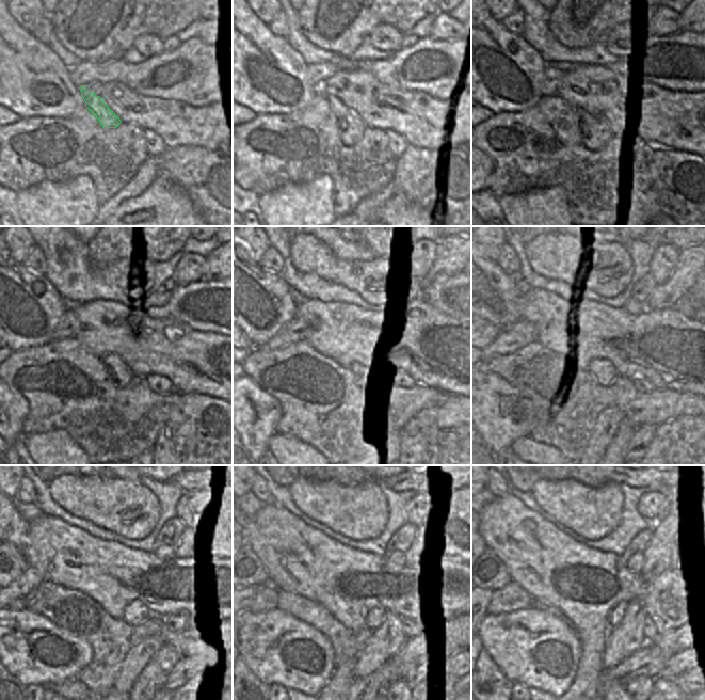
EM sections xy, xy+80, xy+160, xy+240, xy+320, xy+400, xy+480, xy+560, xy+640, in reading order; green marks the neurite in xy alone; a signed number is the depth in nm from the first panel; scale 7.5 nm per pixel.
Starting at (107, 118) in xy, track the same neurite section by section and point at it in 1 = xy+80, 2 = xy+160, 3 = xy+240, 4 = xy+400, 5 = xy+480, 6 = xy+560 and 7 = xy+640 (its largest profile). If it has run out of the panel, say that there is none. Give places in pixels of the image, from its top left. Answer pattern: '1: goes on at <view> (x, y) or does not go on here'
1: goes on at xy+80 (351, 127)
2: goes on at xy+160 (594, 131)
3: goes on at xy+240 (119, 375)
4: goes on at xy+400 (604, 372)
5: goes on at xy+480 (127, 618)
6: goes on at xy+560 (375, 617)
7: goes on at xy+640 (617, 615)

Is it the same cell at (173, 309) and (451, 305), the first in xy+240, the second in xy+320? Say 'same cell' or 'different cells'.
same cell

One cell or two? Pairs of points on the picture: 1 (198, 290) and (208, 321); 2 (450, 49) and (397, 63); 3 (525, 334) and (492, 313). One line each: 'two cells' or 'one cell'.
1: one cell
2: one cell
3: two cells

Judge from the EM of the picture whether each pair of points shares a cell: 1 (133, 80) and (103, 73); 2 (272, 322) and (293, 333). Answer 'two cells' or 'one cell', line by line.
1: one cell
2: two cells

